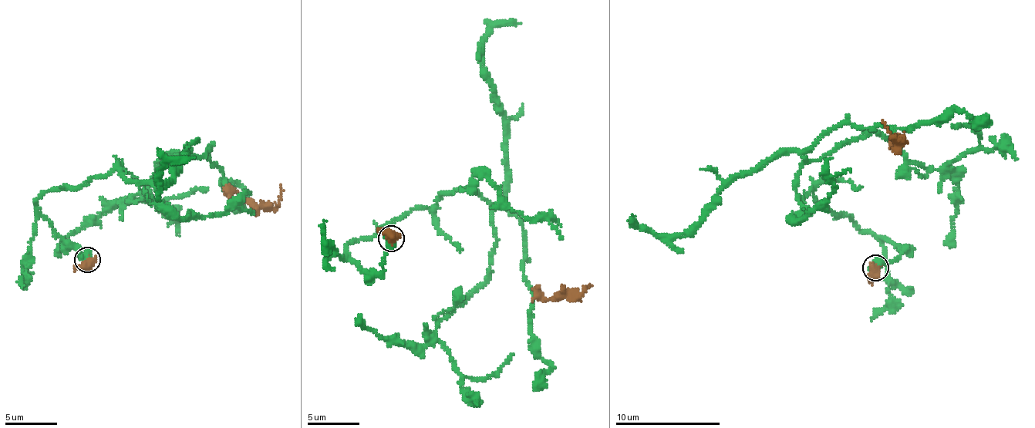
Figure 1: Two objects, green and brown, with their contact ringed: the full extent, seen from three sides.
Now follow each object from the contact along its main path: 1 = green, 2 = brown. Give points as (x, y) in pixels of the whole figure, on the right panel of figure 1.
1: (876, 267), (904, 251), (813, 189), (800, 200), (795, 177), (874, 133), (943, 169), (979, 143), (952, 126)
2: (876, 267), (872, 262), (890, 143), (899, 138), (888, 129), (882, 119)

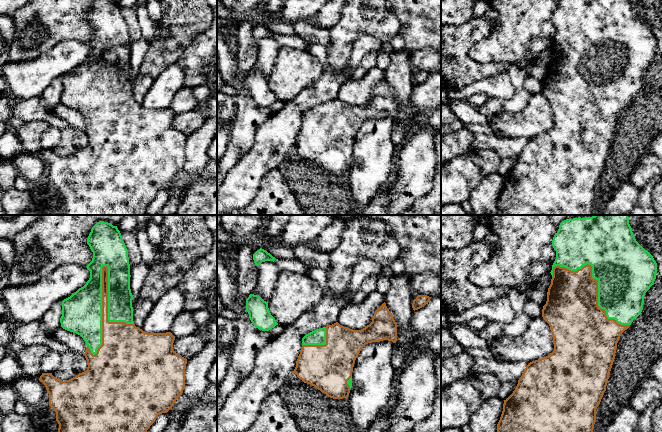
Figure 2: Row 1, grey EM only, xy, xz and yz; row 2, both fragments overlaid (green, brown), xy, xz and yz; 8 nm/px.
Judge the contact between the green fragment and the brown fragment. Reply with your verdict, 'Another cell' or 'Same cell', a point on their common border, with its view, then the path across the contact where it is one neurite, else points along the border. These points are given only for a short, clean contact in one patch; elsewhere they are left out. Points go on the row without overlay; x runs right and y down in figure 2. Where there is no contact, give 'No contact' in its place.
Another cell. Touches green at xy (101, 85)

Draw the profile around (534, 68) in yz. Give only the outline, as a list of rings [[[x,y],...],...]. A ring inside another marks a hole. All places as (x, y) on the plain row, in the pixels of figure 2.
[[[537,59],[532,60],[529,62],[527,66],[527,72],[529,75],[533,76],[540,82],[544,82],[547,77],[547,68],[543,67]]]

